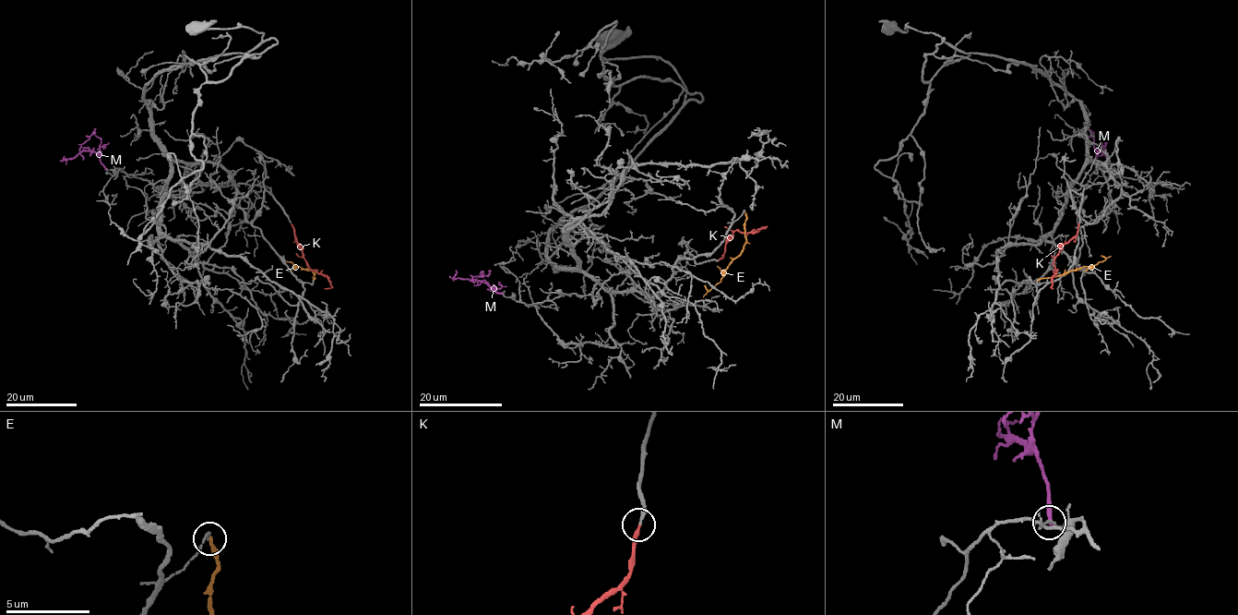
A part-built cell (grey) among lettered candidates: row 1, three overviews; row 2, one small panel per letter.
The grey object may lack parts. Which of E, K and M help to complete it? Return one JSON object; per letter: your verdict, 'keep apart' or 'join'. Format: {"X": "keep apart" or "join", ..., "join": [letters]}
{"E": "keep apart", "K": "join", "M": "keep apart", "join": ["K"]}

